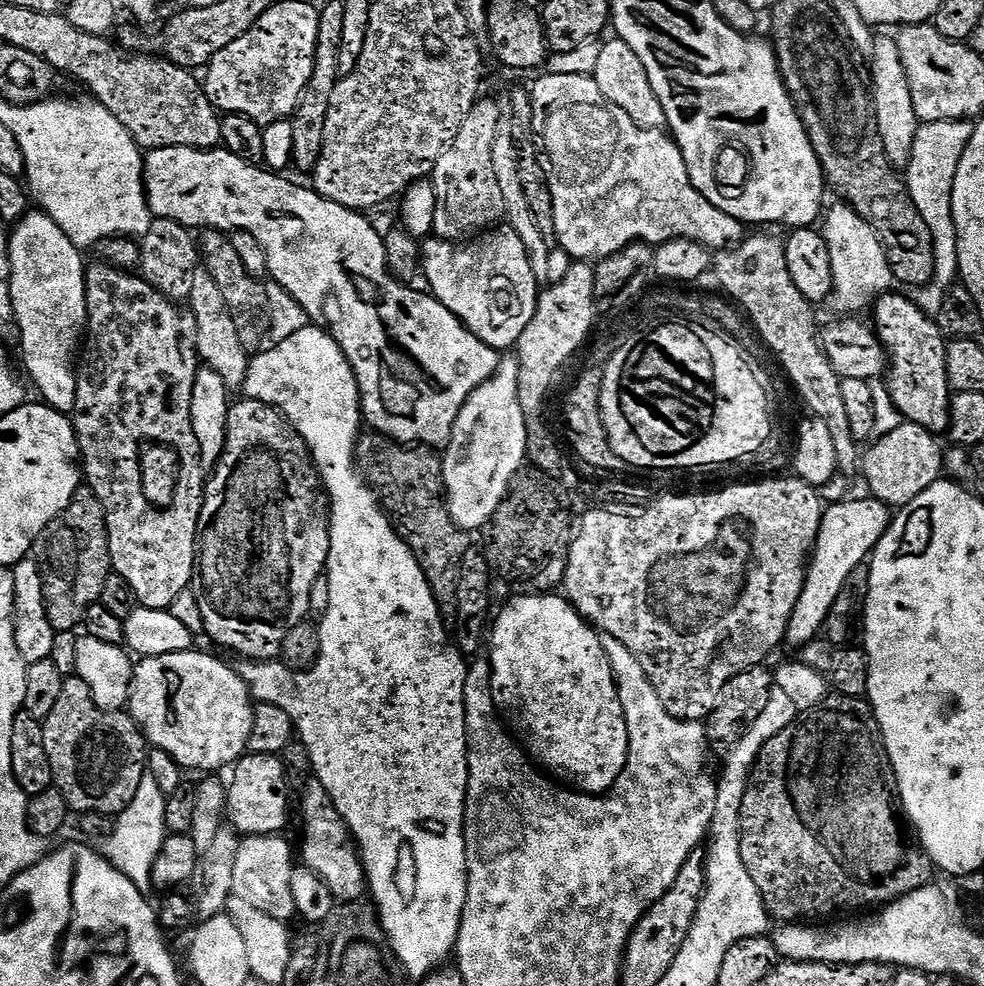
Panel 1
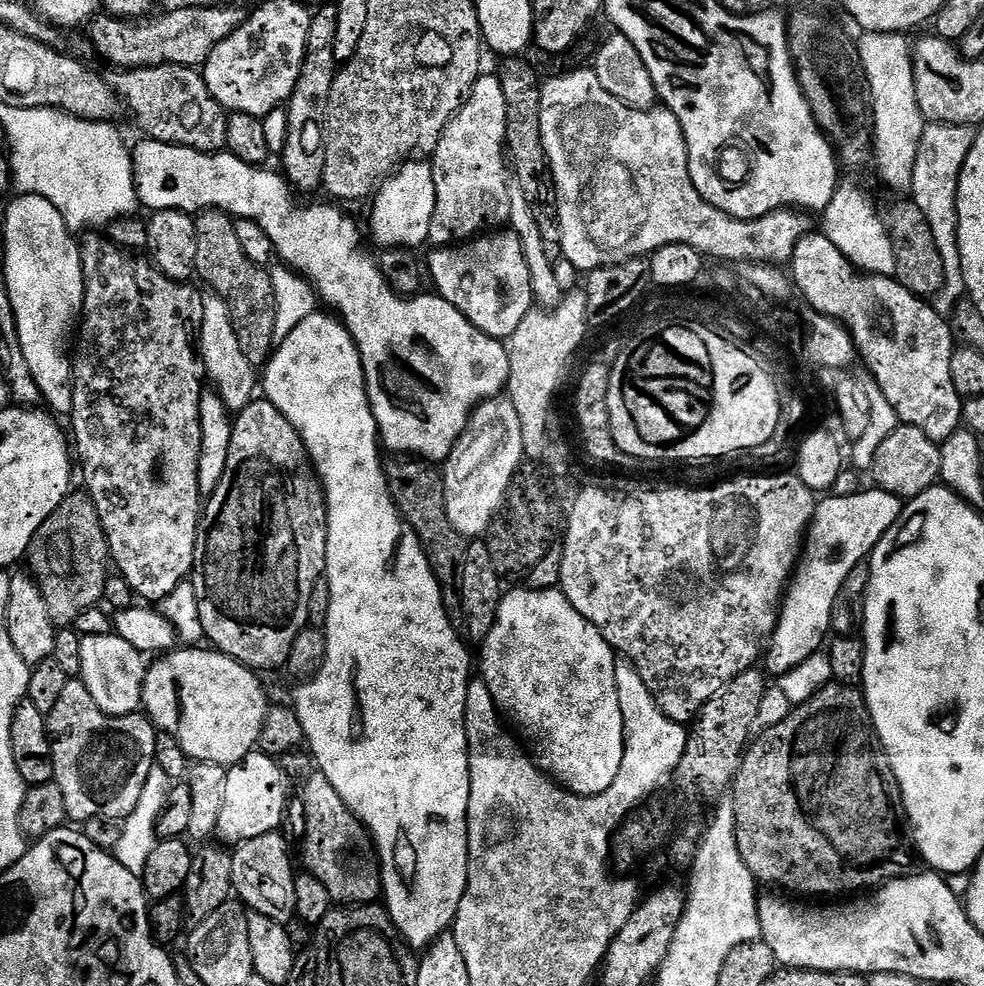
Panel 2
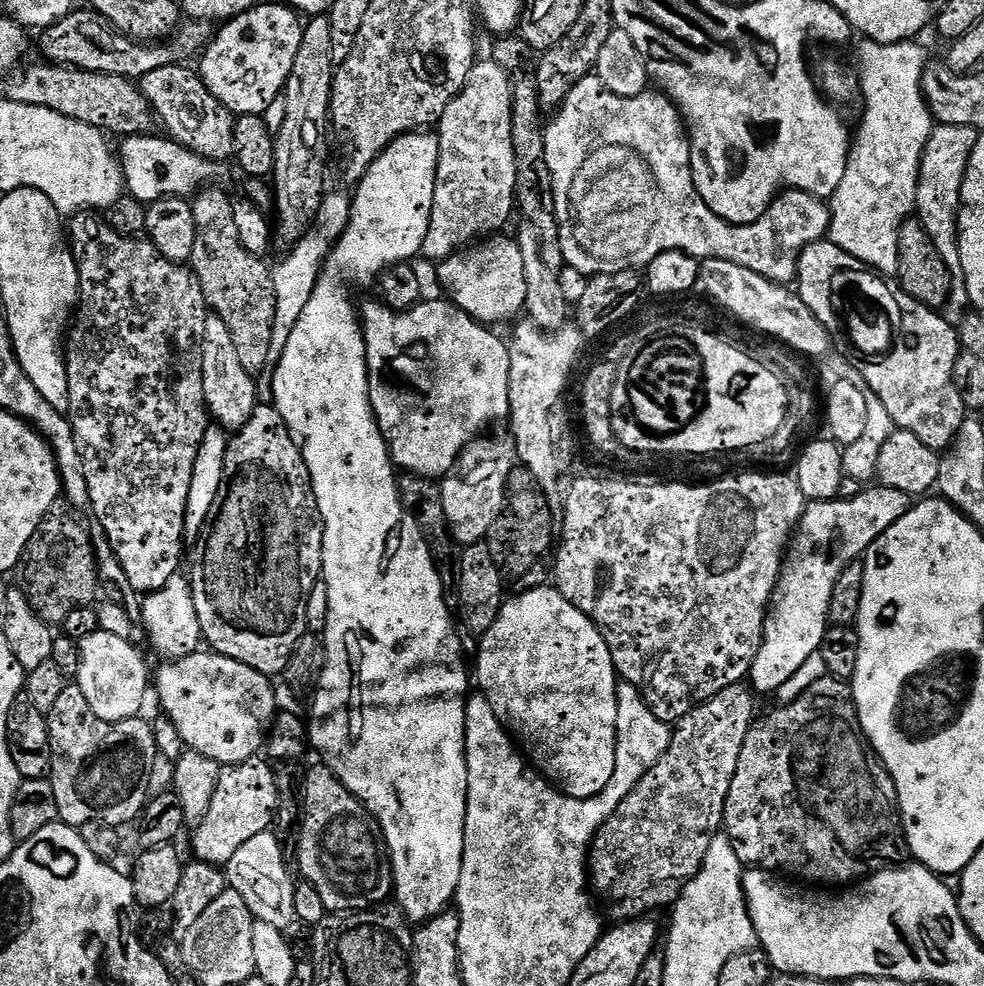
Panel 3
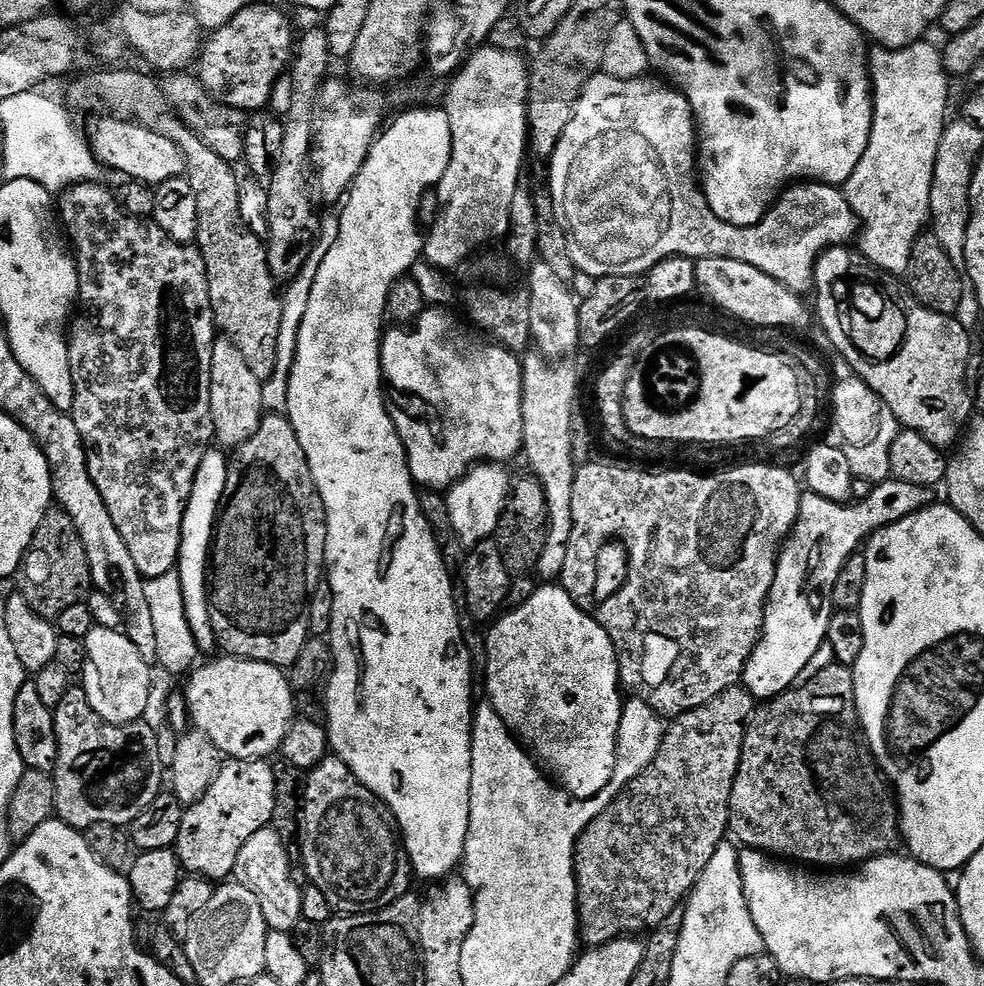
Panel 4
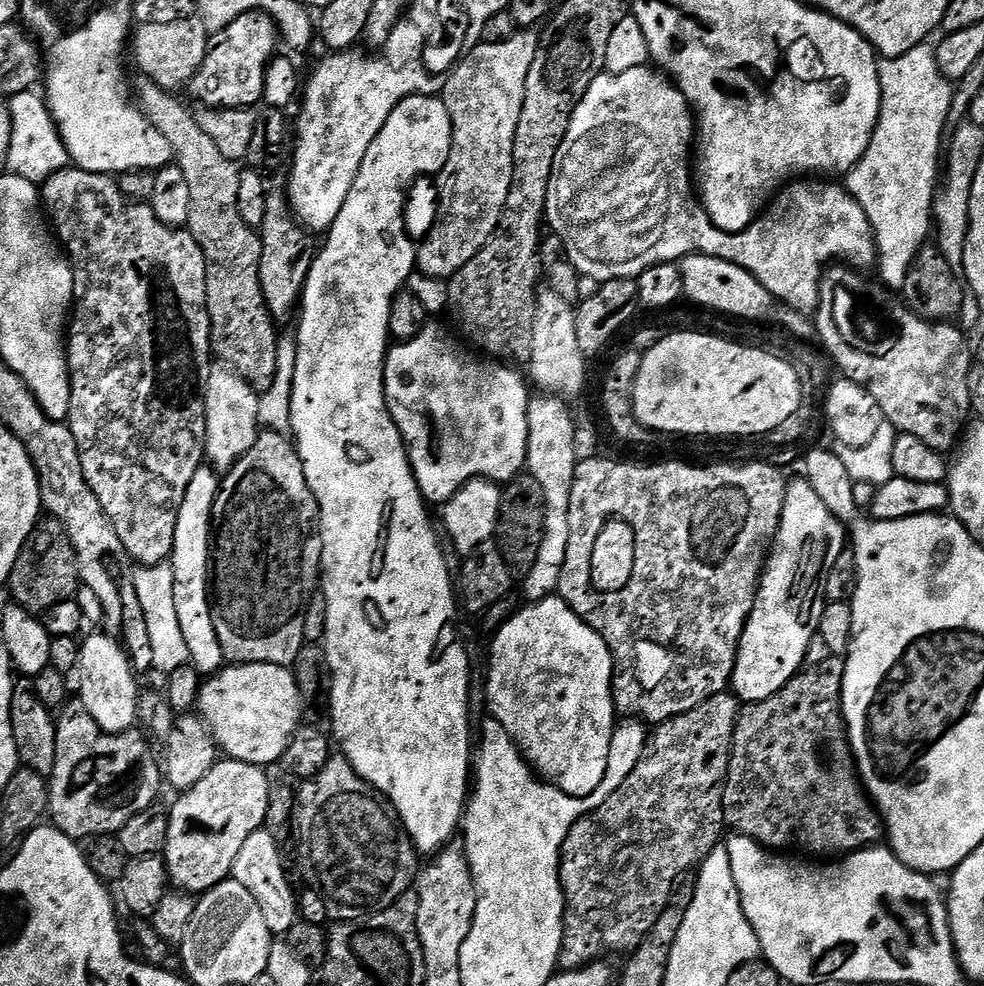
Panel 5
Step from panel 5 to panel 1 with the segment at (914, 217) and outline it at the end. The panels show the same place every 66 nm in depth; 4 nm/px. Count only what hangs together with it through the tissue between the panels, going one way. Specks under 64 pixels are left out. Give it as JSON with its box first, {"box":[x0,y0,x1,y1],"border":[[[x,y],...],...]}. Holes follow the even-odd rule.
{"box":[822,35,918,308],"border":[[[891,35],[875,37],[875,56],[876,65],[872,68],[872,76],[870,72],[870,91],[880,127],[880,141],[884,144],[884,153],[888,156],[893,168],[904,170],[907,169],[908,159],[914,150],[914,138],[918,131],[914,102],[910,98],[910,82],[906,78],[906,70],[902,66],[902,58],[896,41]],[[836,202],[836,205],[832,209],[830,208],[827,209],[822,220],[822,225],[824,224],[822,235],[828,247],[828,258],[832,265],[832,283],[834,287],[830,293],[831,303],[841,304],[844,308],[864,308],[869,303],[869,307],[874,298],[885,295],[891,289],[888,287],[894,284],[894,277],[888,261],[888,252],[884,249],[884,243],[880,241],[872,225],[867,220],[863,220],[849,204]]]}

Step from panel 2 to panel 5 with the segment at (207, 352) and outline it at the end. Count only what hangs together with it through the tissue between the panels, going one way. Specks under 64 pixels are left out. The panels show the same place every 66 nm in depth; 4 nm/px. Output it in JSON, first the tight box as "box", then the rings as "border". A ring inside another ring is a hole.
{"box":[204,366,262,473],"border":[[[213,366],[208,369],[204,383],[204,413],[206,414],[206,442],[204,454],[207,463],[217,473],[227,473],[254,446],[262,427],[258,420],[260,396],[257,389],[233,372],[227,366]]]}

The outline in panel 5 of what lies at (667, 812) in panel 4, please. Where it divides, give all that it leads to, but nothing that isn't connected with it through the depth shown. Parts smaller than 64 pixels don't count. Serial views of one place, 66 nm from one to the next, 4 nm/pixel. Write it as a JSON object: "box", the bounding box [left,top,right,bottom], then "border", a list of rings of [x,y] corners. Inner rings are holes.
{"box":[560,690,741,969],"border":[[[725,690],[706,698],[694,710],[655,725],[656,733],[651,733],[644,757],[634,766],[630,778],[570,830],[560,851],[565,927],[561,969],[585,968],[619,952],[631,954],[650,934],[650,926],[658,922],[662,910],[666,910],[679,876],[703,864],[721,843],[726,832],[724,779],[728,777],[728,760],[732,757],[732,739],[741,707],[741,701]]]}

